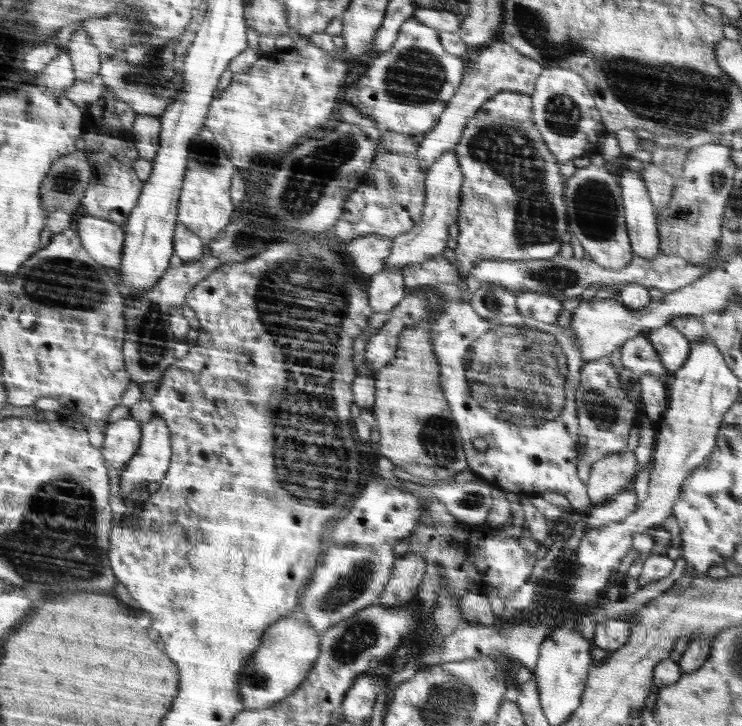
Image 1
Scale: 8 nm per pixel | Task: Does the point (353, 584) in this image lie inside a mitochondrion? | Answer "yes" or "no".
yes

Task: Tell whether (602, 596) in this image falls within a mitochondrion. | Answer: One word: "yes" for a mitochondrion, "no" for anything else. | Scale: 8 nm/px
no

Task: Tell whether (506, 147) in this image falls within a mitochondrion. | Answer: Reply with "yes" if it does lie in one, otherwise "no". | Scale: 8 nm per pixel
yes

